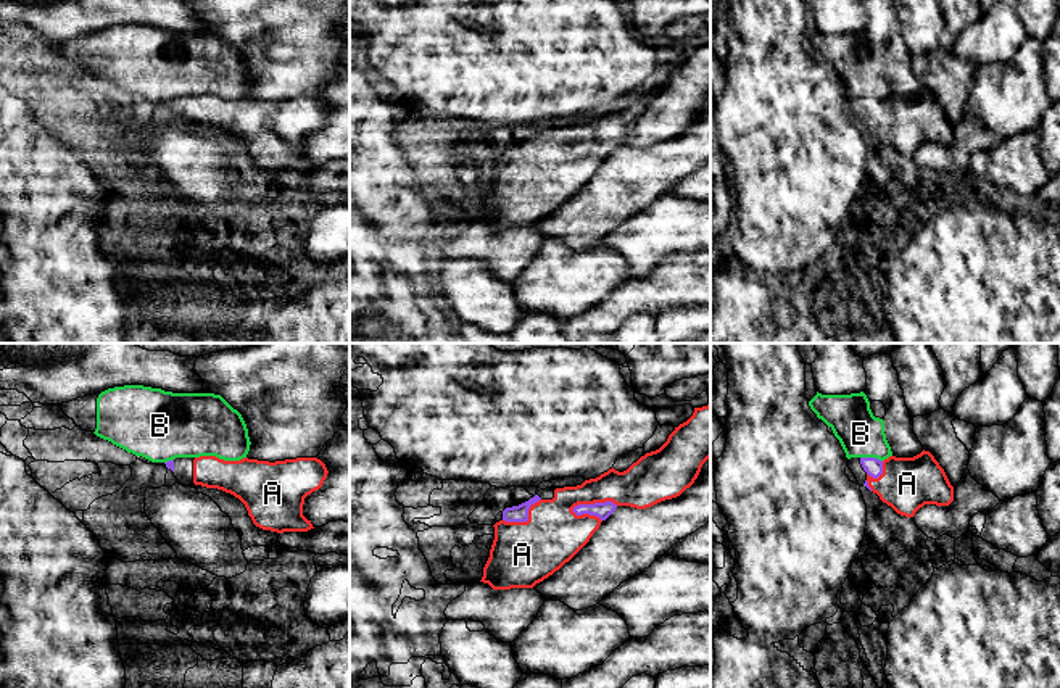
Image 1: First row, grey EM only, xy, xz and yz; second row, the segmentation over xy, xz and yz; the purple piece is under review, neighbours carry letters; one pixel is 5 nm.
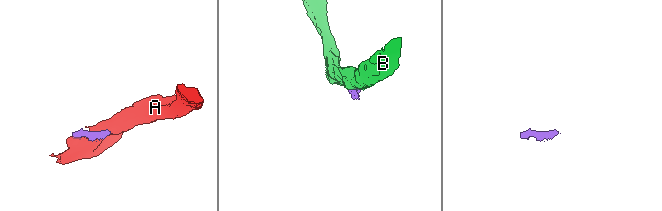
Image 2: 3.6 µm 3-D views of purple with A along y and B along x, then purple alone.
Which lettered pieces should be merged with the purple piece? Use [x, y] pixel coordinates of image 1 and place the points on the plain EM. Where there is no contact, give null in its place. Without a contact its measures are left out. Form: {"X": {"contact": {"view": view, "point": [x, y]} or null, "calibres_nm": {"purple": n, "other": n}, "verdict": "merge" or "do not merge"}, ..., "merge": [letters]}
{"A": {"contact": {"view": "xz", "point": [595, 142]}, "calibres_nm": {"purple": 80, "other": 280}, "verdict": "merge"}, "B": {"contact": {"view": "yz", "point": [872, 97]}, "calibres_nm": {"purple": 90, "other": 220}, "verdict": "do not merge"}, "merge": ["A"]}

